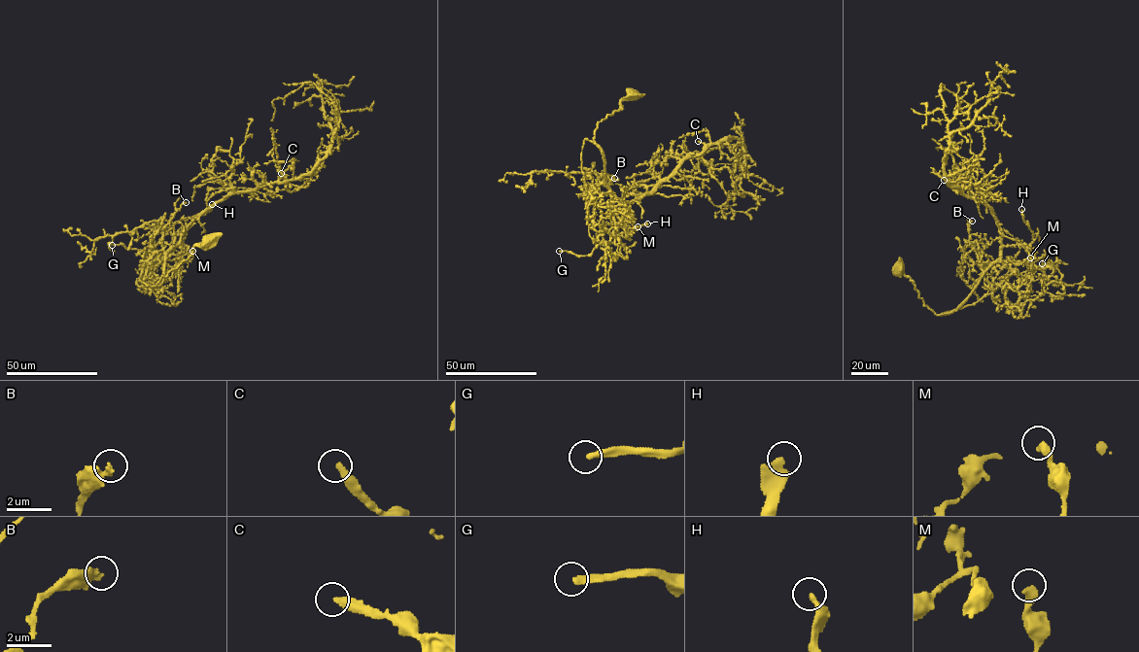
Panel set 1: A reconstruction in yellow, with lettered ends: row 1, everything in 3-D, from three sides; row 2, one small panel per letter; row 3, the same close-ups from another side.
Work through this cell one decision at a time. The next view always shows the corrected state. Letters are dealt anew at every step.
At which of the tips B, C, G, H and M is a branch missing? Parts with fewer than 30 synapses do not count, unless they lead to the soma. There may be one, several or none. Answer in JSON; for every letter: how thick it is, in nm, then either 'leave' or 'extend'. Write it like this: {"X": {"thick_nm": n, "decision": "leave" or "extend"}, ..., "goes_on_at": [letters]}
{"B": {"thick_nm": 260, "decision": "leave"}, "C": {"thick_nm": 320, "decision": "extend"}, "G": {"thick_nm": 280, "decision": "extend"}, "H": {"thick_nm": 340, "decision": "leave"}, "M": {"thick_nm": 360, "decision": "leave"}, "goes_on_at": ["C", "G"]}

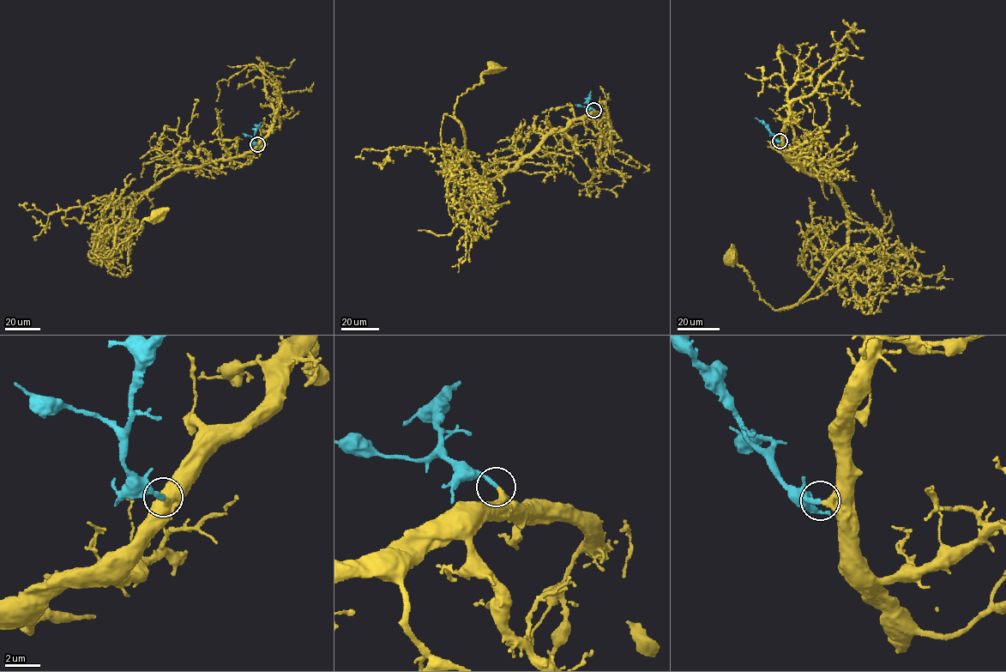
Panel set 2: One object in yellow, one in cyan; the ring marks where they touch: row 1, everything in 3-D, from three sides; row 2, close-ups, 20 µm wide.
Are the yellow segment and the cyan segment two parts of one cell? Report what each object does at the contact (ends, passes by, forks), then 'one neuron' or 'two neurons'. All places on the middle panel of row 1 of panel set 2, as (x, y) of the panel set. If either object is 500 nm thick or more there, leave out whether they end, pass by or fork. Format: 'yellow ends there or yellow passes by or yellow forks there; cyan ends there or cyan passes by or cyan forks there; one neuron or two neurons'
yellow ends there; cyan ends there; one neuron

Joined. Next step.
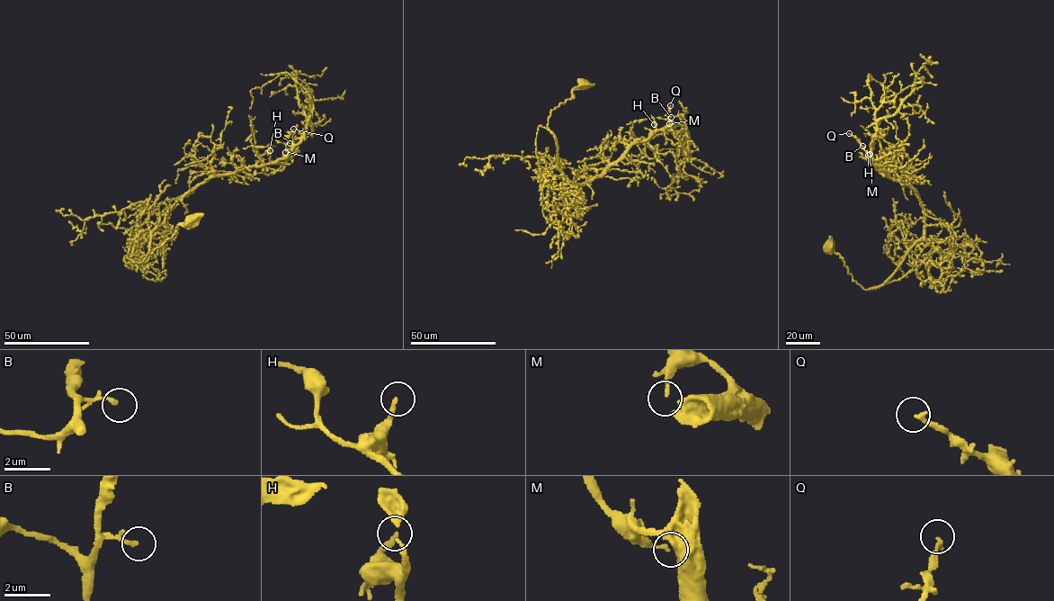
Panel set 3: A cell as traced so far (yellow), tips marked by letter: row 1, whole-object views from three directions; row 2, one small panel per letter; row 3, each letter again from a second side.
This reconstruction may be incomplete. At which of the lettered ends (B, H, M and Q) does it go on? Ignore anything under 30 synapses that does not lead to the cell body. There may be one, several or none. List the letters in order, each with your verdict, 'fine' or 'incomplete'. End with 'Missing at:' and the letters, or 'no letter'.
B: fine
H: incomplete
M: fine
Q: fine
Missing at: H

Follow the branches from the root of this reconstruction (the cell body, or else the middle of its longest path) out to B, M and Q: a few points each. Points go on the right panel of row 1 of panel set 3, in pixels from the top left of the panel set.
B: (828, 244), (853, 281), (868, 289), (879, 288), (923, 236), (925, 212), (915, 192), (879, 169), (862, 146)
M: (828, 244), (853, 281), (868, 289), (879, 288), (923, 236), (925, 212), (915, 192), (879, 169), (870, 154)
Q: (828, 244), (853, 281), (868, 289), (879, 288), (923, 236), (925, 212), (915, 192), (879, 169), (849, 133)

